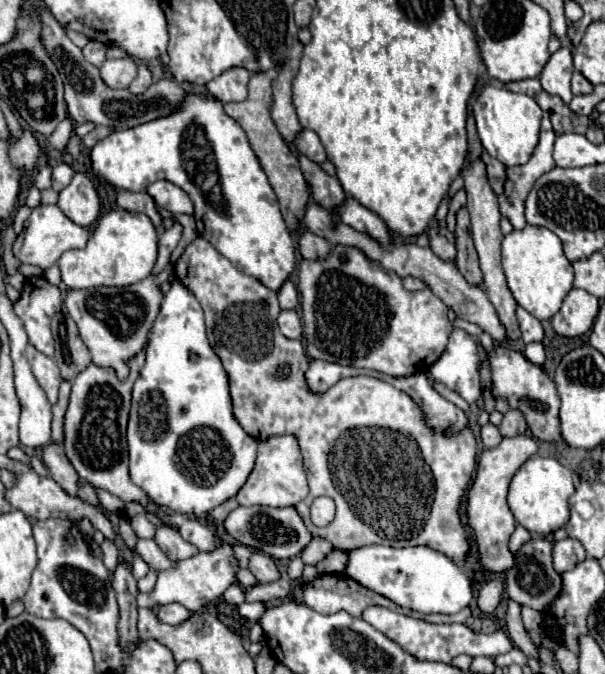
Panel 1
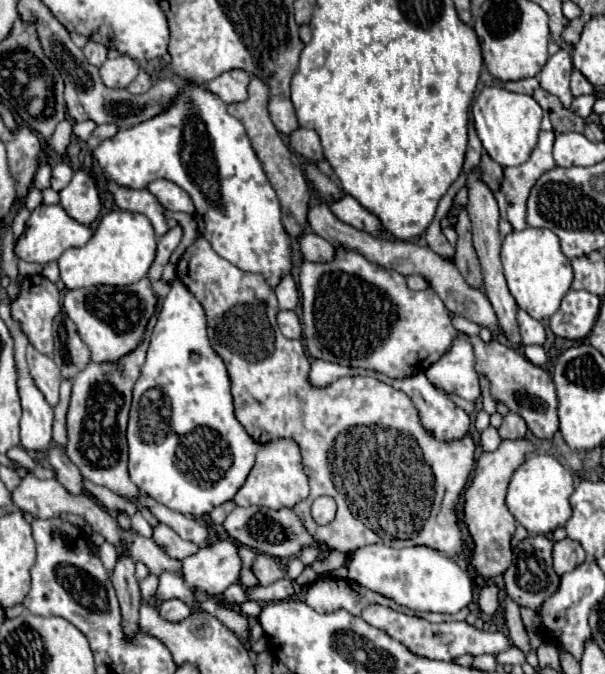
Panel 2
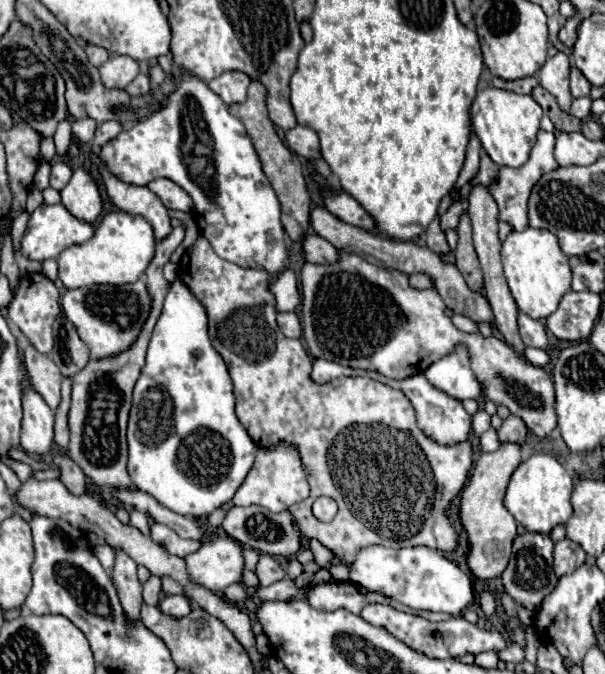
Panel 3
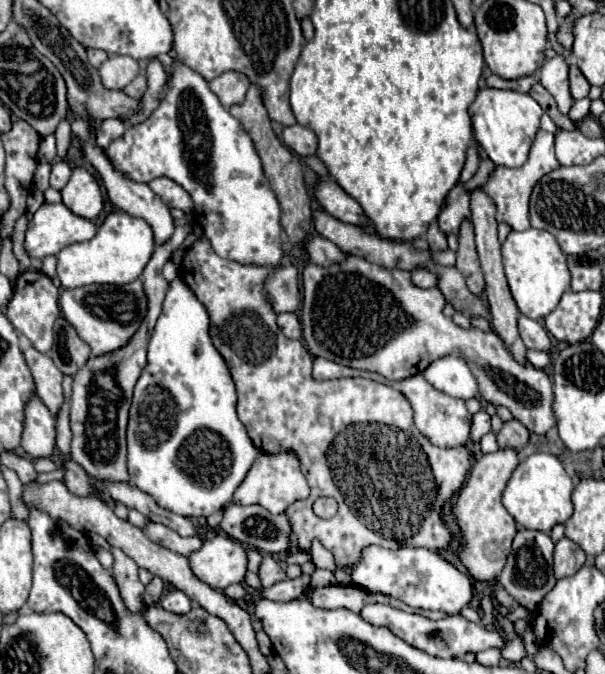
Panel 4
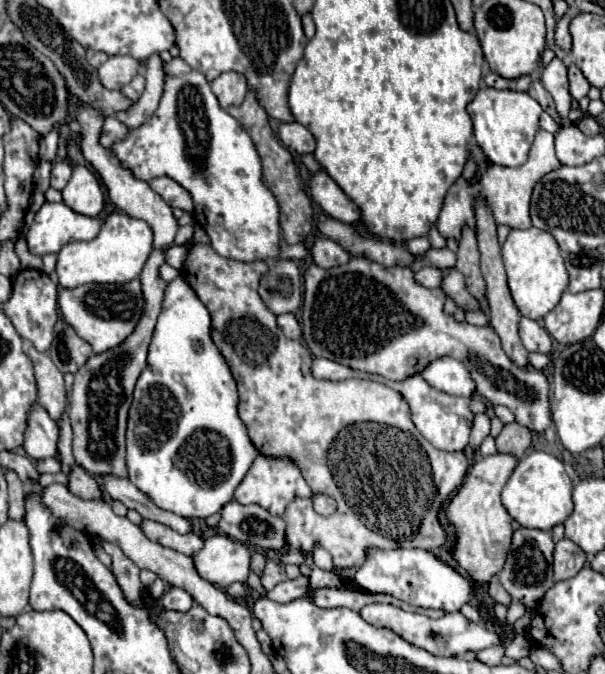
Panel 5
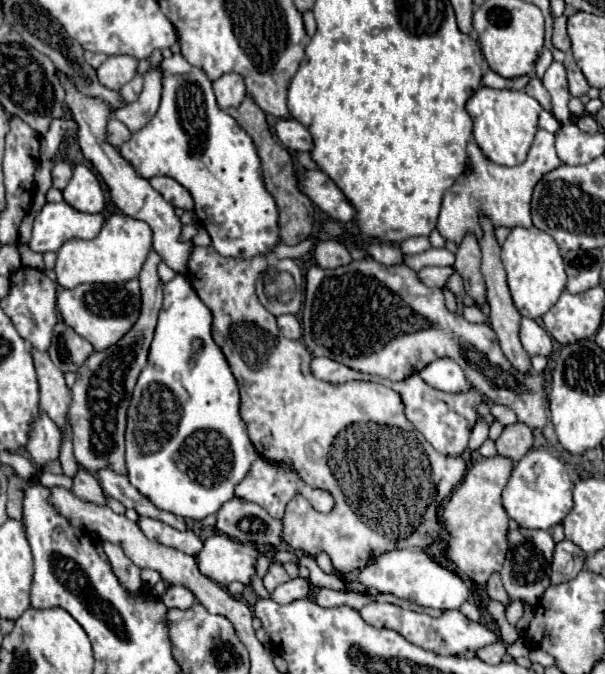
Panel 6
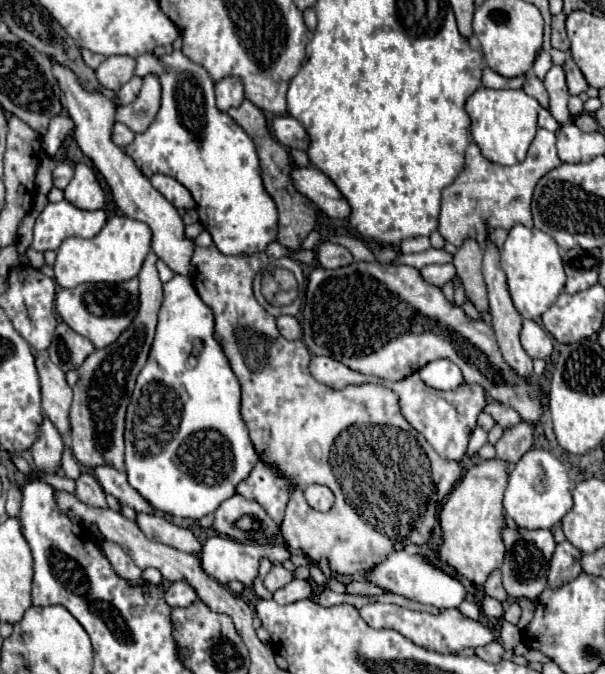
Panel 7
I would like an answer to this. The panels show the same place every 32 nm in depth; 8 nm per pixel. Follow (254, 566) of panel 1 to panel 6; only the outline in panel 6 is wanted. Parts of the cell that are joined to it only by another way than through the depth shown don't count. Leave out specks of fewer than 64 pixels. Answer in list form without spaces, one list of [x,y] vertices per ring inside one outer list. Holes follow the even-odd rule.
[[[272,562],[268,574],[264,576],[264,586],[266,586],[268,592],[274,592],[280,584],[284,584],[284,582],[288,582],[288,580],[290,580],[290,576],[288,576],[288,572],[284,570],[284,566],[282,566],[280,562]]]

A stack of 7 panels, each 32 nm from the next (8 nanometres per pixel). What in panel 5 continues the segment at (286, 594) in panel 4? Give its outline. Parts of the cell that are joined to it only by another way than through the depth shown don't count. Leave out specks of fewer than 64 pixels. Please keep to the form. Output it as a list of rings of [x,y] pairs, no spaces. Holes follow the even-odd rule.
[[[298,576],[294,580],[286,580],[286,582],[280,582],[274,590],[268,592],[268,598],[274,600],[274,602],[280,602],[280,604],[286,604],[286,602],[292,602],[296,598],[304,598],[308,596],[308,578],[306,576]]]

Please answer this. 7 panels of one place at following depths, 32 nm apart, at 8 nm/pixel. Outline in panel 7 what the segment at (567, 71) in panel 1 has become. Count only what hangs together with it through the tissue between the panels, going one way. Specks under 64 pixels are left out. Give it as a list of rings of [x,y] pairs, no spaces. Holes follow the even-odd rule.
[[[552,66],[544,78],[544,86],[550,94],[550,114],[554,116],[554,120],[558,124],[566,124],[572,120],[570,112],[568,112],[568,88],[566,88],[566,78],[564,78],[564,70],[562,66]]]

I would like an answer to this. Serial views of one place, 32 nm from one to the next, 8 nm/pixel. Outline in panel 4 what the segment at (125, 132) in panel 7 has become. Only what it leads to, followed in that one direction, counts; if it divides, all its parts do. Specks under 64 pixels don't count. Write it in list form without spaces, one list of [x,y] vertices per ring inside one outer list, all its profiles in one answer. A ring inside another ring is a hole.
[[[108,118],[108,120],[104,120],[104,122],[102,122],[102,126],[98,128],[96,142],[98,142],[98,146],[106,148],[112,140],[120,138],[124,132],[126,132],[126,126],[124,126],[118,118]]]

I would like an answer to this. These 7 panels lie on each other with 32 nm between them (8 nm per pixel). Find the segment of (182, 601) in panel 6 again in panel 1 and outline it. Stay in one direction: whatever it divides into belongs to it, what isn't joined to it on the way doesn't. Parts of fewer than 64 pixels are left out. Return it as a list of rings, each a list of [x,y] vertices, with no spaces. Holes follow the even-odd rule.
[[[164,604],[158,608],[158,618],[166,624],[172,624],[172,626],[182,624],[188,616],[190,616],[190,612],[182,604]]]

